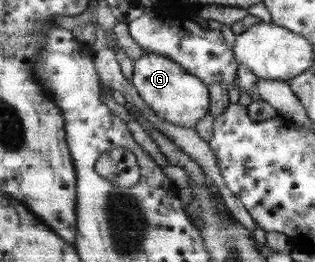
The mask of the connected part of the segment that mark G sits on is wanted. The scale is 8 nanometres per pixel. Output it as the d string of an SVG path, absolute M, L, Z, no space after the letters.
M148 53L133 63L131 82L157 116L186 128L193 128L201 118L207 116L211 100L208 97L207 87L196 79L196 76L188 74L188 70L183 66L156 53Z

